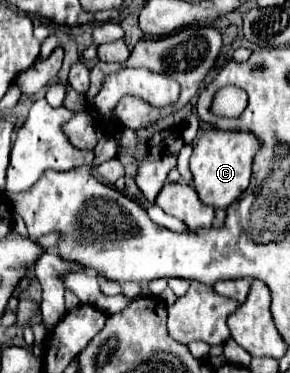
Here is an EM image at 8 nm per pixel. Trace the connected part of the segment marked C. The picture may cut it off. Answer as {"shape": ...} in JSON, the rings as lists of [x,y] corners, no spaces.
{"shape":[[[214,128],[202,132],[190,156],[190,172],[200,200],[212,208],[228,208],[248,188],[252,158],[258,148],[260,142],[250,132],[224,132]]]}

